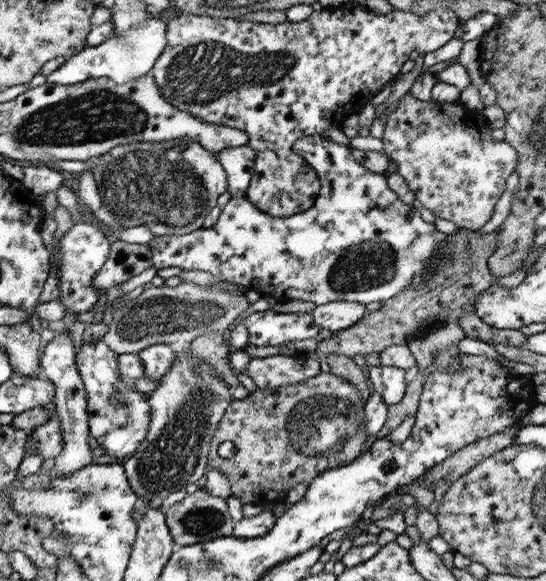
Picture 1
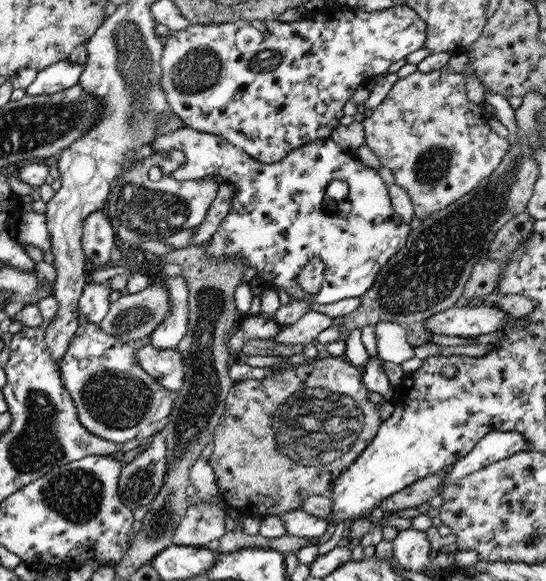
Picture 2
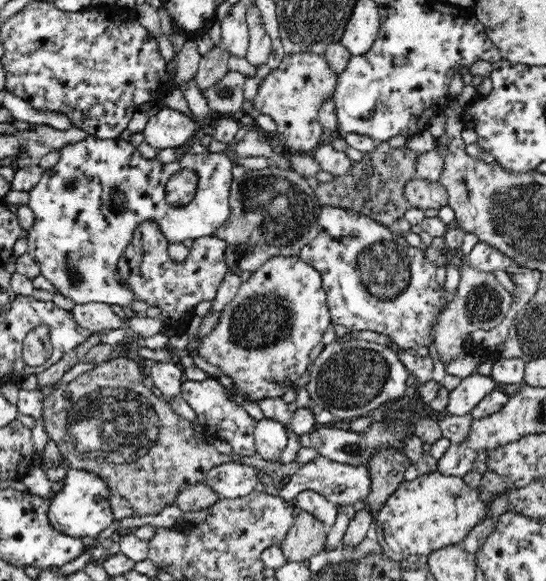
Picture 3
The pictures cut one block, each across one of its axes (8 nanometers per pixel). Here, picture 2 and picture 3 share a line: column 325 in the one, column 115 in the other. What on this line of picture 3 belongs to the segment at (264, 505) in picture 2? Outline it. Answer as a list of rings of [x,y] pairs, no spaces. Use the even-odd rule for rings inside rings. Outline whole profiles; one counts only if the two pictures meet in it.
[[[111,357],[70,384],[58,385],[40,400],[44,430],[49,440],[57,444],[66,466],[101,477],[115,495],[130,501],[134,516],[160,514],[163,508],[173,504],[174,498],[180,492],[203,482],[211,468],[224,463],[232,462],[260,468],[271,477],[276,488],[280,488],[284,480],[294,476],[305,465],[298,459],[290,462],[266,462],[256,454],[242,456],[236,453],[220,453],[212,442],[196,434],[189,422],[176,415],[171,405],[161,398],[156,398],[151,390],[144,386],[143,378],[141,368],[136,362],[127,357]]]

